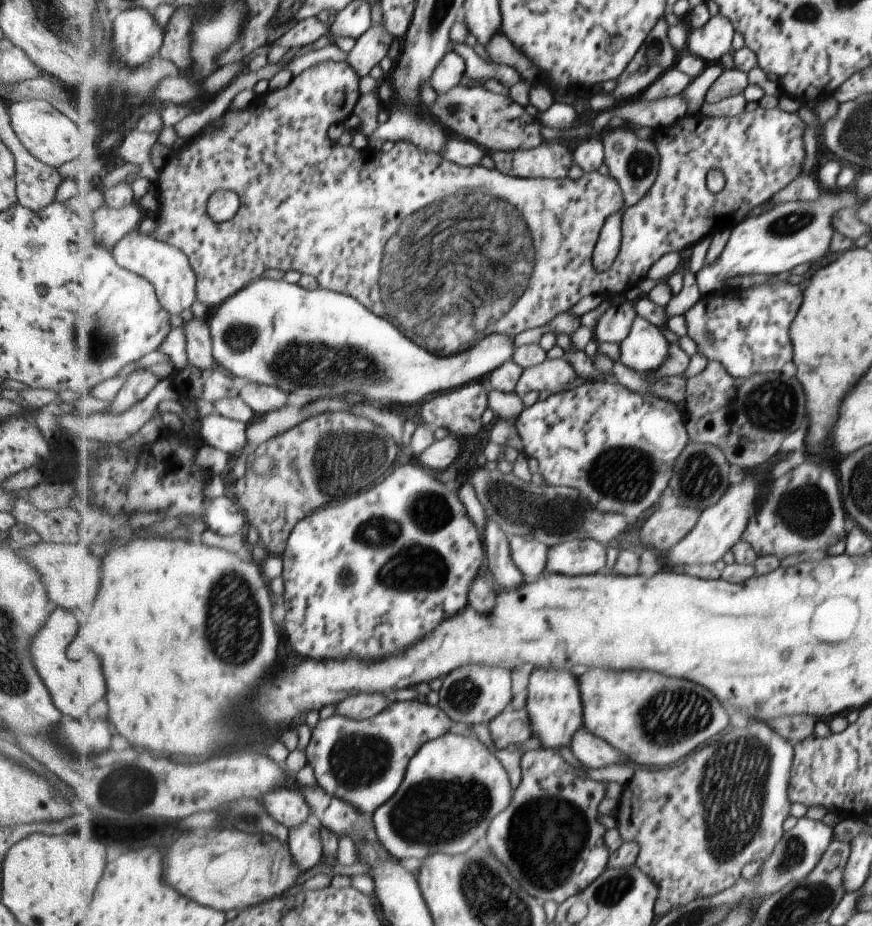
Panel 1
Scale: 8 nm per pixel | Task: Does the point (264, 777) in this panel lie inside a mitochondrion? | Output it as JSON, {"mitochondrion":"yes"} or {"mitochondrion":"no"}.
{"mitochondrion":"no"}

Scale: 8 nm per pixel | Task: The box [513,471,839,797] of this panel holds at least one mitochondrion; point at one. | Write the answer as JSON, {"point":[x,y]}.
{"point":[669,717]}

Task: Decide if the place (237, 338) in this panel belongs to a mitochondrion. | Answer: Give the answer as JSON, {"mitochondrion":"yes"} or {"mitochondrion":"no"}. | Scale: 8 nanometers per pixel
{"mitochondrion":"yes"}

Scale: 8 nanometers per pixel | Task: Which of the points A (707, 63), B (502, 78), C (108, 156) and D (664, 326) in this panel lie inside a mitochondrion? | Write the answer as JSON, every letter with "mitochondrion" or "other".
{"A":"other","B":"other","C":"other","D":"other"}

